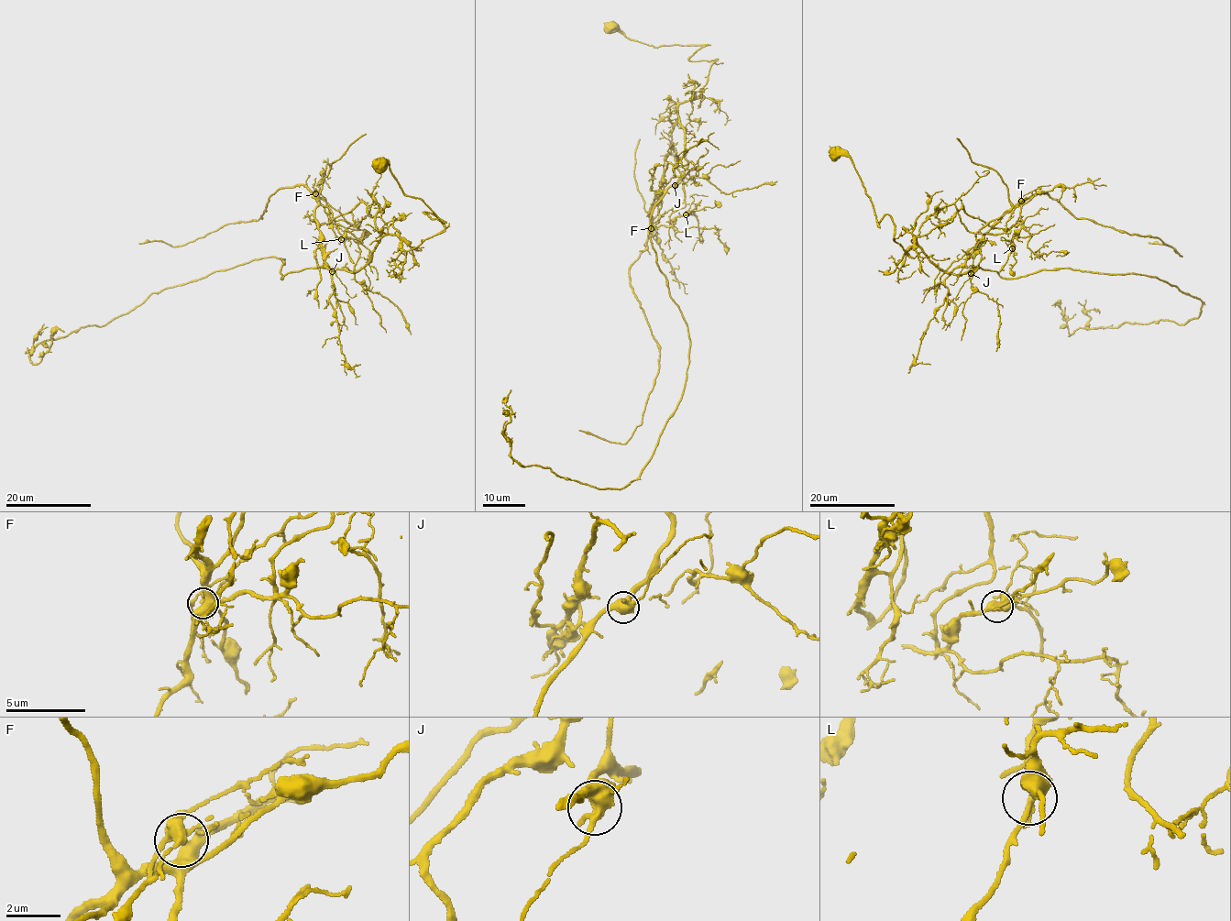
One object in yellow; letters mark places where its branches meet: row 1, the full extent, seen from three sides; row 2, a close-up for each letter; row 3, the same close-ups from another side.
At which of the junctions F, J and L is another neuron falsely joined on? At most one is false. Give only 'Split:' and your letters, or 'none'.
Split: F

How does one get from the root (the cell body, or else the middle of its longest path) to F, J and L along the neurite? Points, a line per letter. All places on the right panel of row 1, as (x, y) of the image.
F: (834, 151), (851, 158), (877, 222), (891, 216), (906, 254), (921, 224), (946, 206), (991, 222), (1021, 200)
J: (834, 151), (851, 158), (877, 222), (891, 216), (893, 238), (906, 254), (913, 235), (939, 268), (971, 273)
L: (834, 151), (906, 254), (953, 204), (972, 233), (1020, 224), (1012, 248)

